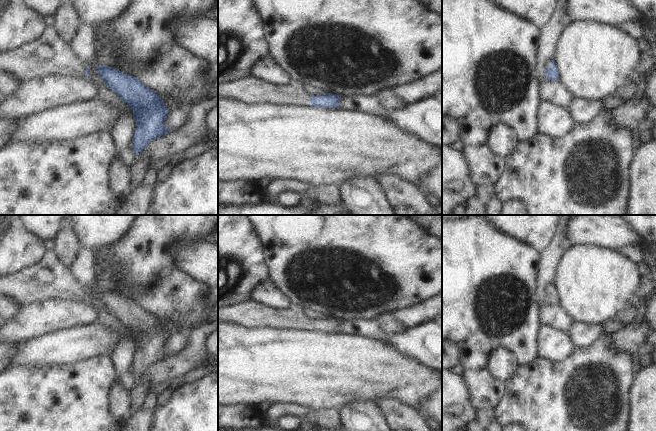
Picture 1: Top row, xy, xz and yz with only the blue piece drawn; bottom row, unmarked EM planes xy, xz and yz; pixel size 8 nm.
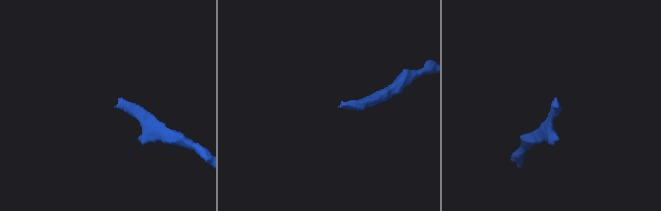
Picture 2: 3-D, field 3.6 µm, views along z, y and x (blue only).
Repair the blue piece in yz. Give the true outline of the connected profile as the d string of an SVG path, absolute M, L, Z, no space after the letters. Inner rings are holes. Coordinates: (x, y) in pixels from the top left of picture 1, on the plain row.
M549 284L546 288L545 288L545 298L547 303L551 304L551 305L556 305L559 303L559 295L557 293L557 289L553 284Z

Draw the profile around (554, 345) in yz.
M541 325L537 342L538 356L555 363L565 360L575 348L567 333L549 325Z

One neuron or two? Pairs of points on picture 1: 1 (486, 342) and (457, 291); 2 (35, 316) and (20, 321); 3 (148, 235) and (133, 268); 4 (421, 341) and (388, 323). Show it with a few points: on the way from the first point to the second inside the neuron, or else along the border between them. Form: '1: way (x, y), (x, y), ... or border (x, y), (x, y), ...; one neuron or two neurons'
1: way (480, 329), (470, 304); one neuron
2: way (31, 320), (24, 321); one neuron
3: way (145, 243), (144, 252), (136, 260); one neuron
4: border (424, 322), (393, 333), (386, 339); two neurons

